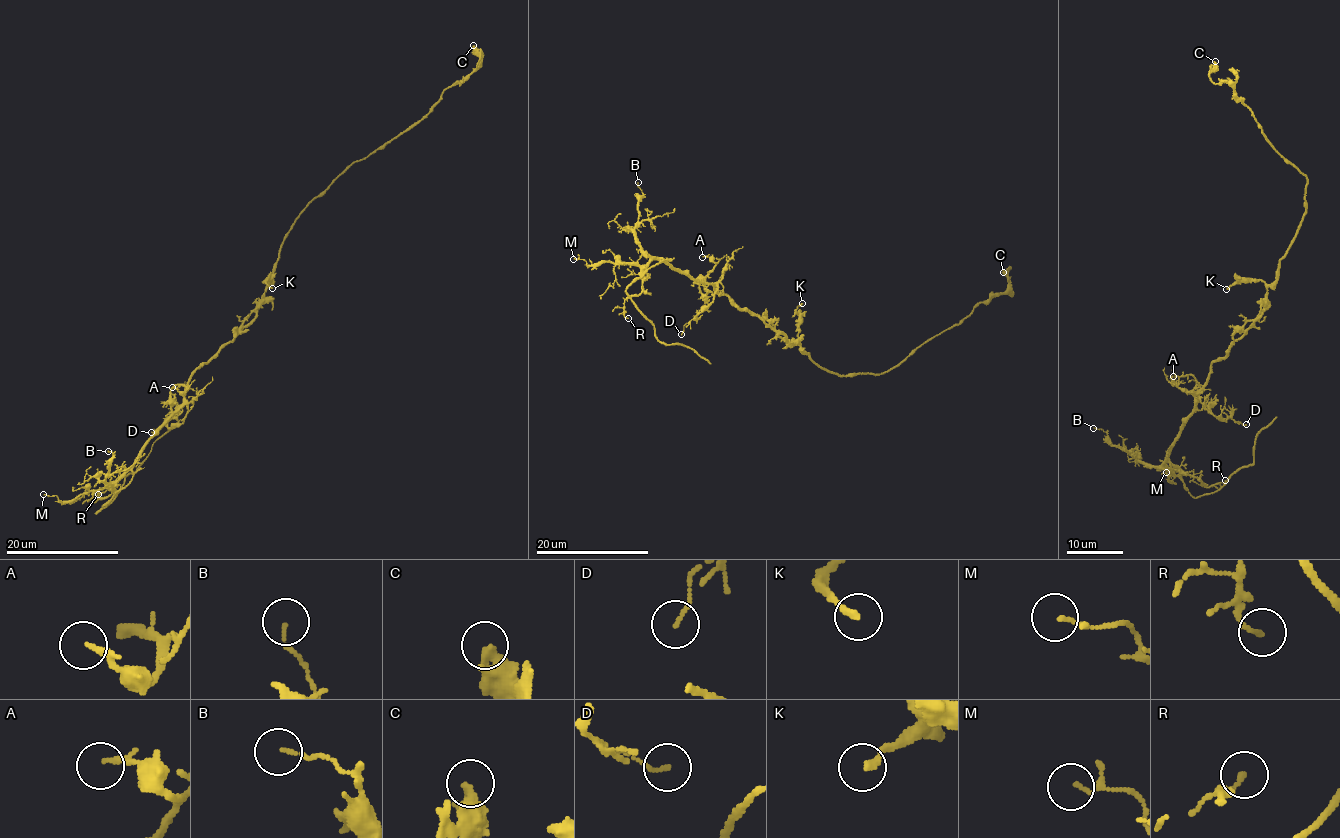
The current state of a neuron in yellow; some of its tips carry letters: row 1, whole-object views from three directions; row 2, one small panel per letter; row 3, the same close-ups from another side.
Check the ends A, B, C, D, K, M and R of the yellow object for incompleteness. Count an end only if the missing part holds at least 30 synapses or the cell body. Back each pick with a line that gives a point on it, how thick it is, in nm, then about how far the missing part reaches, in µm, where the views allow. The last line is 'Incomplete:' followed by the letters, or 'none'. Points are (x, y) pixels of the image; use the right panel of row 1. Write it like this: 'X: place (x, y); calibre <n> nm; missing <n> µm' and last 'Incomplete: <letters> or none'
Incomplete: none

